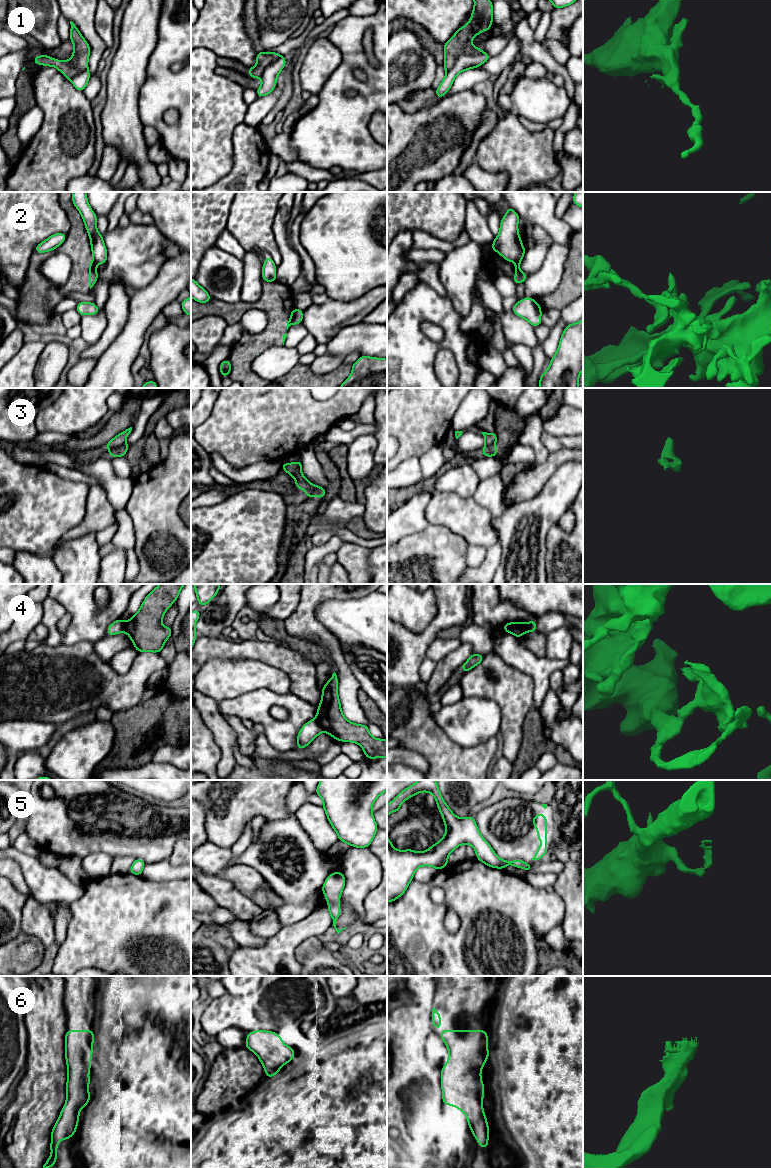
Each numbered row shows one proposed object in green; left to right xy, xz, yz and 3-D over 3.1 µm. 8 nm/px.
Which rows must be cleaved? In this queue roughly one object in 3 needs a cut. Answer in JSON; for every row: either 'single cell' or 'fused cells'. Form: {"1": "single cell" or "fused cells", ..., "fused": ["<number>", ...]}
{"1": "fused cells", "2": "fused cells", "3": "fused cells", "4": "fused cells", "5": "fused cells", "6": "single cell", "fused": ["1", "2", "3", "4", "5"]}

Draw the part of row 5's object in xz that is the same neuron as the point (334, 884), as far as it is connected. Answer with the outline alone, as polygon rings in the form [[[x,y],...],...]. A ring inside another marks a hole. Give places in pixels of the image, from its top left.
[[[334,872],[326,878],[321,890],[328,903],[328,911],[332,919],[340,916],[339,900],[346,883],[342,872]]]

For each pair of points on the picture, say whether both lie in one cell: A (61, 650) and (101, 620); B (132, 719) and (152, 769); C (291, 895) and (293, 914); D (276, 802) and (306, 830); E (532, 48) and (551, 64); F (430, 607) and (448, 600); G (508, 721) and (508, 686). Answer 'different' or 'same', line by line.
A: different
B: different
C: same
D: different
E: same
F: different
G: same

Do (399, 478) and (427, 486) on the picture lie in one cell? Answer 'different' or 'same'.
different

